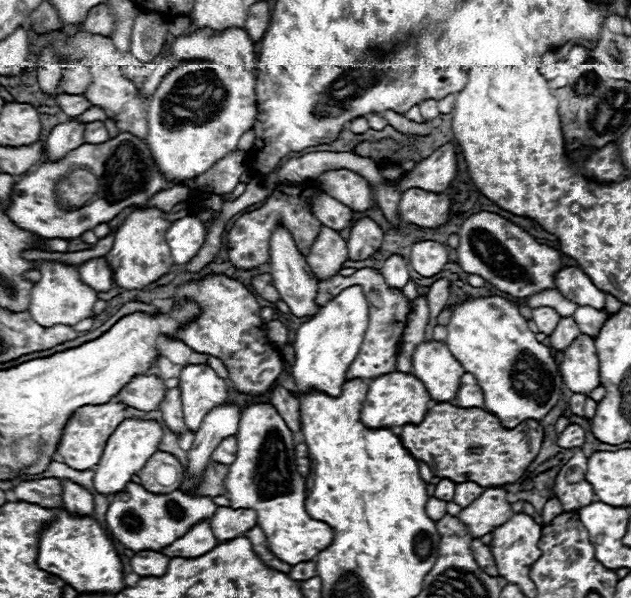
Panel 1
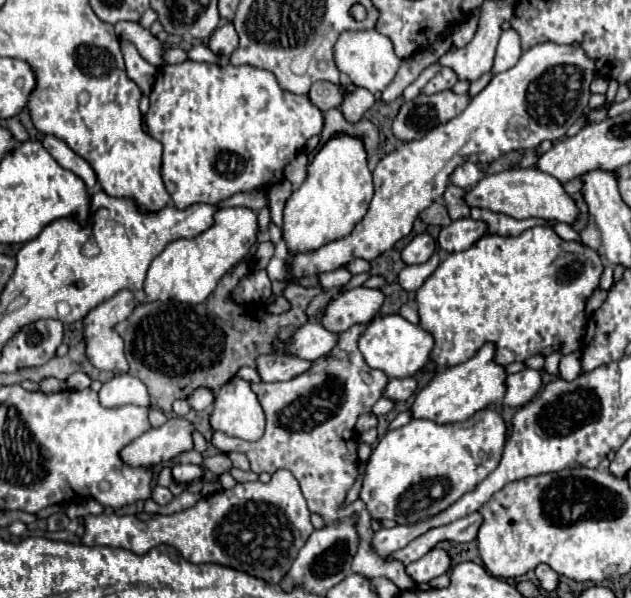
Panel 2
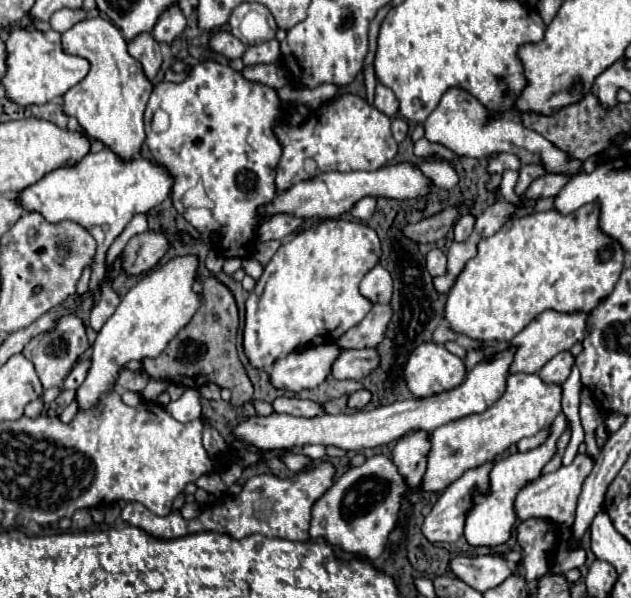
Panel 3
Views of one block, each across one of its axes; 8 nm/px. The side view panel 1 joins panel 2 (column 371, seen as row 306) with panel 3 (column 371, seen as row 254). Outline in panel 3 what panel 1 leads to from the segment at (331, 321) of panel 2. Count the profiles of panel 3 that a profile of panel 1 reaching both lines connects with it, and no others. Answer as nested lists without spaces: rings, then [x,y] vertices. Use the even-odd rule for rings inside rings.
[[[380,264],[374,266],[360,282],[360,294],[372,304],[388,304],[392,298],[392,278]]]

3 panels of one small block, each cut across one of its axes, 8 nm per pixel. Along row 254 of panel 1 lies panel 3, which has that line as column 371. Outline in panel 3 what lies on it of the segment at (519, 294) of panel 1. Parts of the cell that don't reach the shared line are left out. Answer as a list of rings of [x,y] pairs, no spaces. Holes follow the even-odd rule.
[[[372,456],[362,466],[350,468],[314,502],[310,520],[310,538],[324,538],[330,546],[340,546],[344,552],[358,554],[366,560],[376,560],[386,546],[388,534],[398,522],[400,496],[410,494],[400,478],[394,462],[386,456]]]

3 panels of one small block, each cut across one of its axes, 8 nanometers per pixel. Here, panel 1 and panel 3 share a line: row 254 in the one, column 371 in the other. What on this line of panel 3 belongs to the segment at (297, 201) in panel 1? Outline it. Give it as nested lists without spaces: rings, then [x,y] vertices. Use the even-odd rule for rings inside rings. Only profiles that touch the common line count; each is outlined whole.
[[[324,220],[316,226],[296,232],[290,240],[282,242],[274,258],[264,268],[262,278],[256,282],[254,290],[246,300],[246,326],[244,326],[244,350],[250,364],[256,368],[272,366],[276,358],[284,358],[290,352],[304,350],[308,346],[326,340],[328,332],[340,326],[340,336],[356,326],[372,304],[360,294],[358,284],[380,258],[380,240],[376,232],[360,222],[348,220]]]

